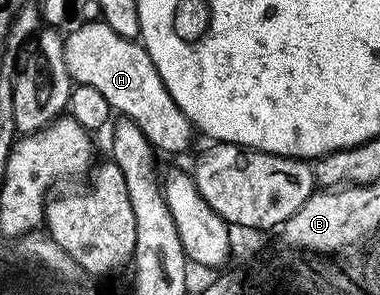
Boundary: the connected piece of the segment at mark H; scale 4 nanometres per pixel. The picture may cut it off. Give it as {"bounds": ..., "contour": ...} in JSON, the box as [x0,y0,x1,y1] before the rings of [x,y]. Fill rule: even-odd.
{"bounds":[64,19,193,154],"contour":[[[102,19],[84,21],[80,23],[71,34],[64,37],[66,67],[69,71],[72,83],[76,85],[87,84],[95,87],[101,96],[108,100],[112,111],[118,115],[134,120],[134,122],[145,132],[146,138],[158,151],[176,154],[190,149],[191,134],[193,127],[183,110],[169,95],[169,90],[165,88],[164,81],[161,80],[159,71],[149,52],[142,46],[140,41],[125,38],[117,35],[109,25],[102,22]]]}

